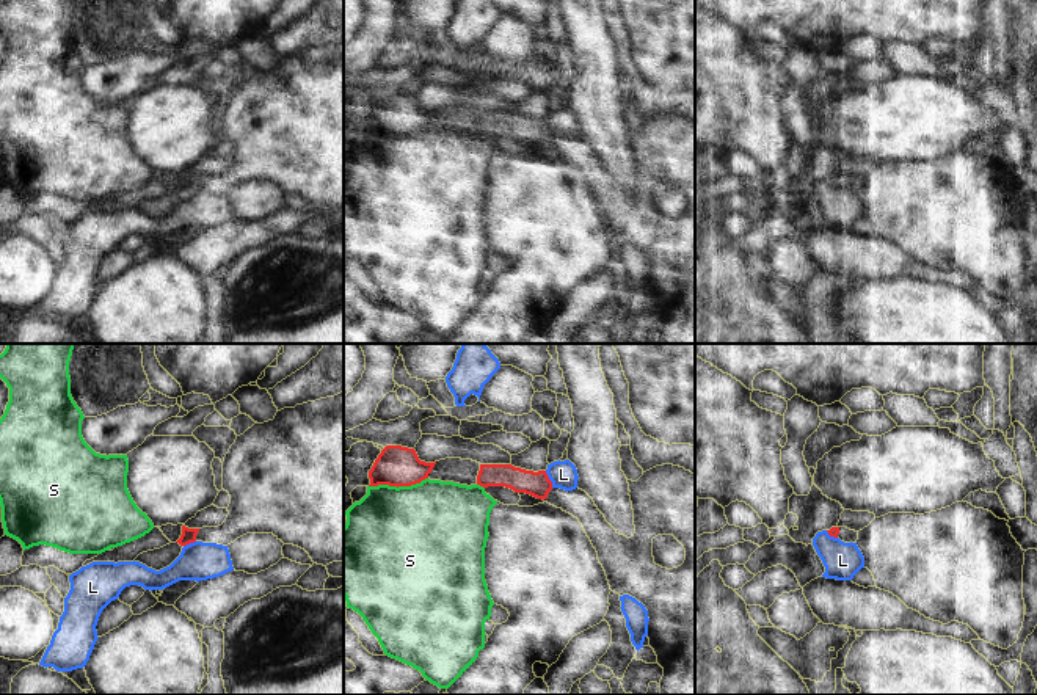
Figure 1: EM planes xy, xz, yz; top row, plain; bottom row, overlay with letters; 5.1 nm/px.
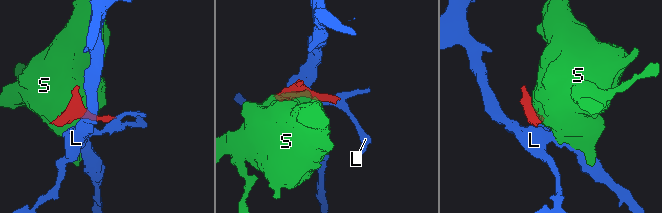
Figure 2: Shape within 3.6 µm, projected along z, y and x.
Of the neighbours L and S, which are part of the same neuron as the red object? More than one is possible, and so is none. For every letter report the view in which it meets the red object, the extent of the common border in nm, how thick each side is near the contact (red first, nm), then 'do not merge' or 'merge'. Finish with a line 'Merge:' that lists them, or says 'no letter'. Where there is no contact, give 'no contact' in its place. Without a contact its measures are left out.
L: xz | 100 nm | 130/140 nm | do not merge
S: xz | 300 nm | 200/500 nm | do not merge
Merge: no letter

